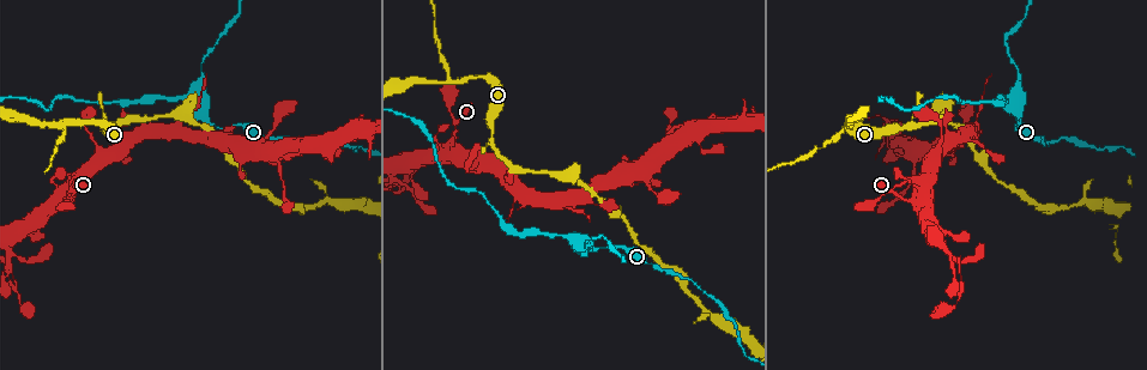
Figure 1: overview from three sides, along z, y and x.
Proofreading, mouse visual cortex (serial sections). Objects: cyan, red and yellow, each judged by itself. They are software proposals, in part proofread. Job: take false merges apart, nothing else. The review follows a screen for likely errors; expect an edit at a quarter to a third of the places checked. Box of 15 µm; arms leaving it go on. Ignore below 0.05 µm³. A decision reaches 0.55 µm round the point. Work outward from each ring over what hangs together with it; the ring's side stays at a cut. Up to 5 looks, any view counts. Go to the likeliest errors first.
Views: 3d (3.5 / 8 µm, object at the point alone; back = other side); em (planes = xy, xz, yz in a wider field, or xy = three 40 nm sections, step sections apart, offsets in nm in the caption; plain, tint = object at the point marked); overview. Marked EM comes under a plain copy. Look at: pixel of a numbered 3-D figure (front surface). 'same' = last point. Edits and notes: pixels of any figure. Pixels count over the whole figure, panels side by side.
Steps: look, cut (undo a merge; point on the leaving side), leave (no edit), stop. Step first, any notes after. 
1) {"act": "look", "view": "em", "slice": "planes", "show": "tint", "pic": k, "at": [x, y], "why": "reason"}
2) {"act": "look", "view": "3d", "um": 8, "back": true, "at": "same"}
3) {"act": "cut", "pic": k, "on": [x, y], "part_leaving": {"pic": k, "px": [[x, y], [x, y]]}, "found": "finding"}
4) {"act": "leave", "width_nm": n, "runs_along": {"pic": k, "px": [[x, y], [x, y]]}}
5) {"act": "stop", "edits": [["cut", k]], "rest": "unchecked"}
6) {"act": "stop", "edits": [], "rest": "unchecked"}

{"act": "look", "view": "3d", "um": 8, "pic": 1, "at": [201, 73], "why": "thick turns thin"}

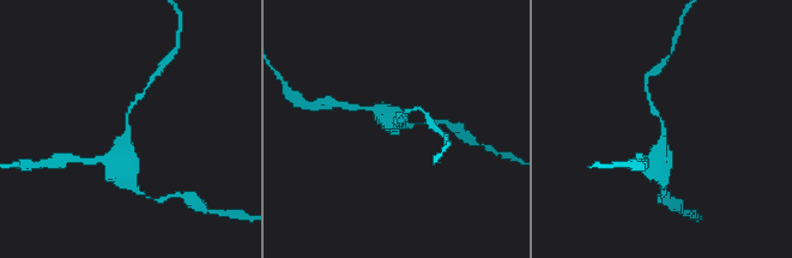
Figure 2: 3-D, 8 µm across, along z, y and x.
{"act": "look", "view": "em", "slice": "xy", "step": 2, "show": "tint", "pic": 2, "at": [662, 128], "arm_widths_nm": [150, 600]}

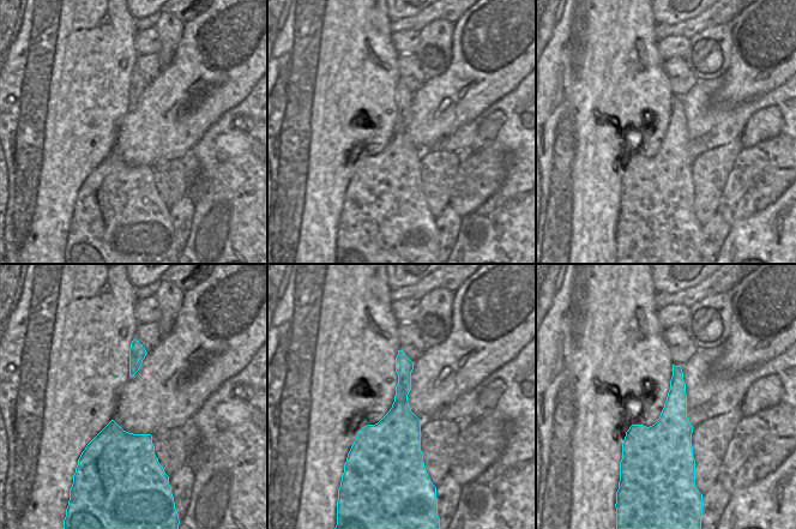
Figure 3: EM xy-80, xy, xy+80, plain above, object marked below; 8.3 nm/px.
{"act": "leave", "width_nm": 320, "runs_along": {"pic": 2, "px": [[120, 168], [127, 112], [138, 98]]}, "found": "continuous, no second cell"}

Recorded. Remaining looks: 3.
{"act": "look", "view": "3d", "um": 3.5, "pic": 1, "at": [446, 80], "why": "abrupt turn"}

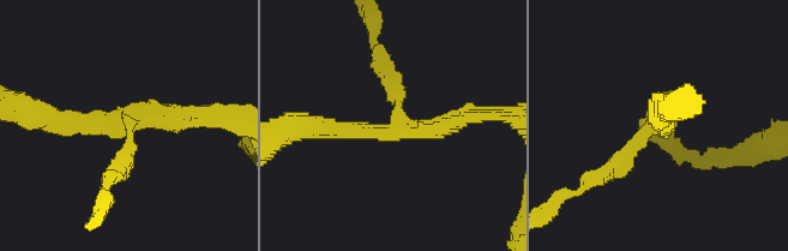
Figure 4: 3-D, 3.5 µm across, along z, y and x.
{"act": "look", "view": "em", "slice": "planes", "show": "tint", "pic": 4, "at": [130, 121], "why": "need the tissue"}

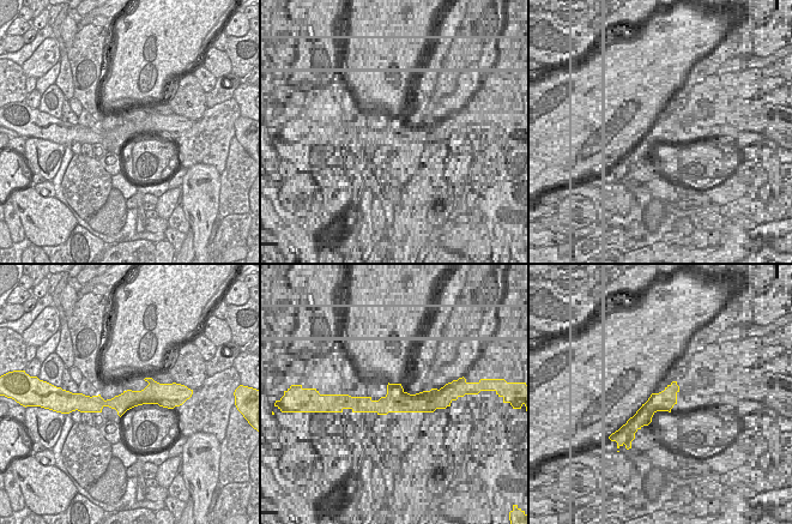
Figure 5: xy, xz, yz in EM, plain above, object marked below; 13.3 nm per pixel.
{"act": "cut", "pic": 4, "on": [127, 161], "arms": 3, "part_leaving": {"pic": 4, "px": [[128, 133], [100, 199]]}, "found": "two cells meet here"}

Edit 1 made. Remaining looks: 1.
{"act": "stop", "edits": [["cut", 4]], "rest": "unchecked"}

